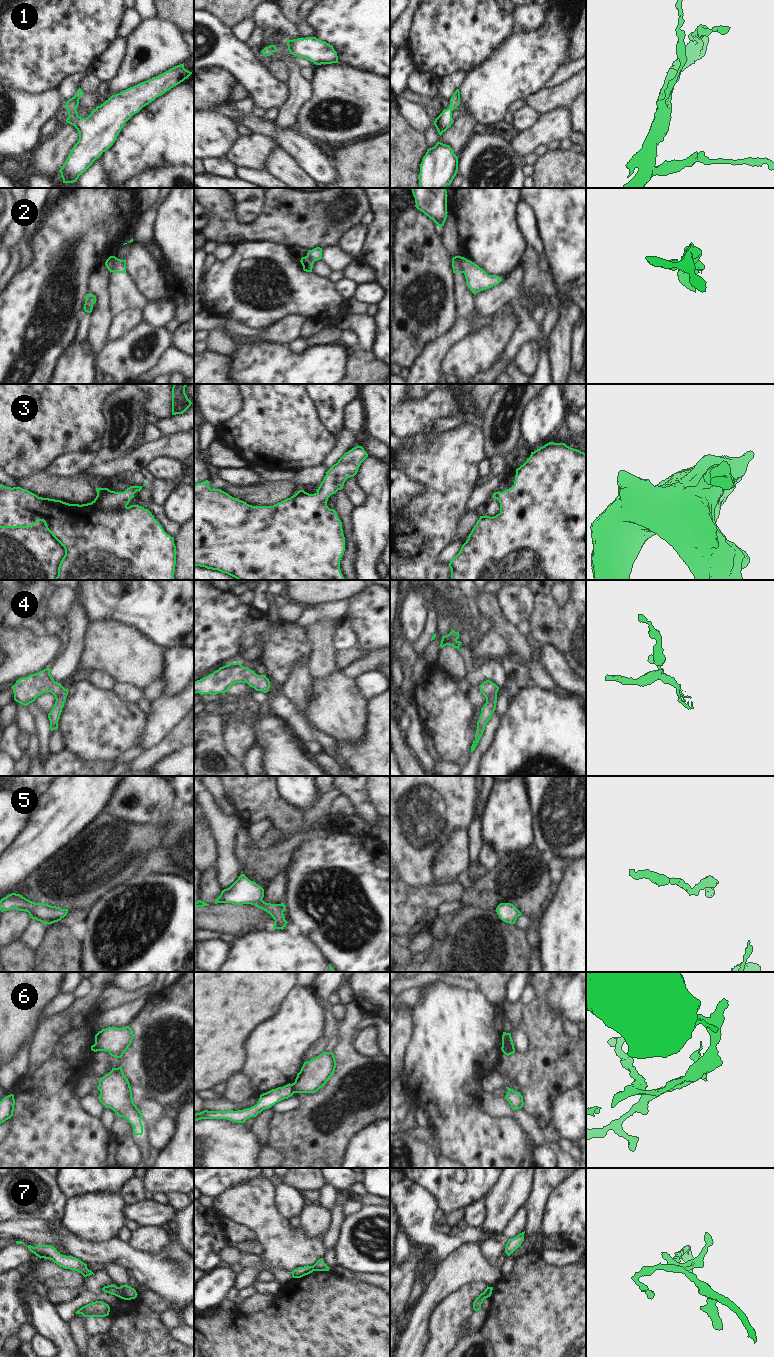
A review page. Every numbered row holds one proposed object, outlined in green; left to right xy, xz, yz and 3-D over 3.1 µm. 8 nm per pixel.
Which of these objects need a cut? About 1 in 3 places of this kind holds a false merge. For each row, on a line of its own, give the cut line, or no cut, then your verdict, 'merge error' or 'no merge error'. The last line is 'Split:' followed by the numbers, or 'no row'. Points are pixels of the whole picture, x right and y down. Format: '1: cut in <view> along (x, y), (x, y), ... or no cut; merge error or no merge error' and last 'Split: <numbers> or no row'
1: no cut; no merge error
2: cut in yz along (458, 256), (463, 272); merge error
3: no cut; no merge error
4: no cut; no merge error
5: no cut; no merge error
6: cut in yz along (510, 1034), (502, 1046); merge error
7: cut in xy along (118, 1287), (116, 1295); merge error
Split: 2, 6, 7

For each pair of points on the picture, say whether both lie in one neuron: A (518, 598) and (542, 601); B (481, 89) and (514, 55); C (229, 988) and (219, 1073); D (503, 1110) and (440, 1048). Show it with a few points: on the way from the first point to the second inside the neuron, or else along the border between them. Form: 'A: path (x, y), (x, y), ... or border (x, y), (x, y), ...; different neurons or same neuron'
A: border (532, 590), (534, 594), (534, 610), (529, 623); different neurons
B: path (490, 81), (507, 64); same neuron
C: path (219, 1009), (219, 1052); same neuron
D: border (480, 1094), (480, 1106), (492, 1115); different neurons

